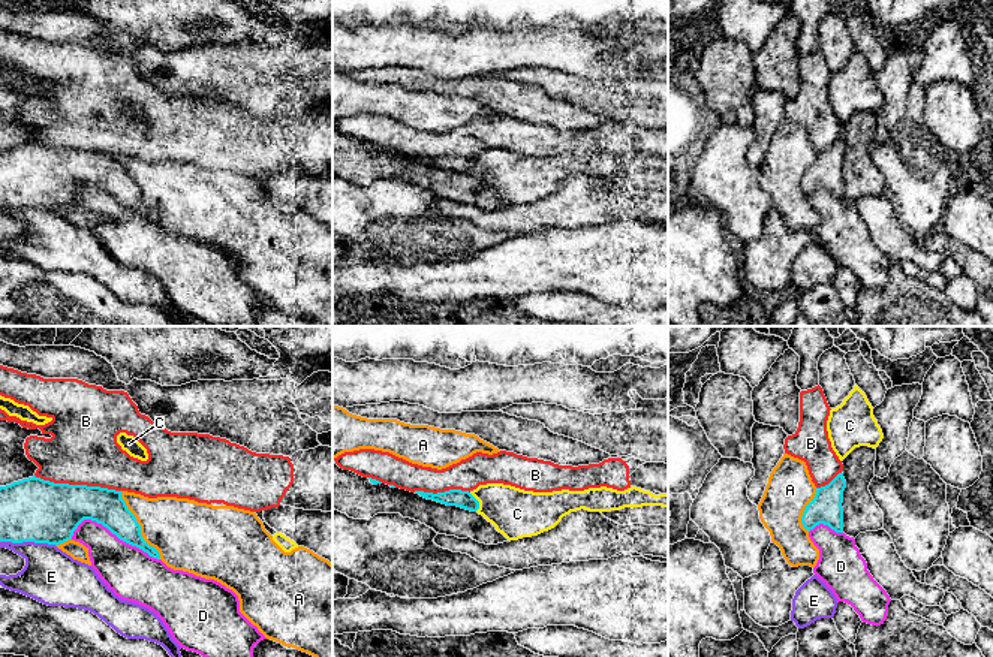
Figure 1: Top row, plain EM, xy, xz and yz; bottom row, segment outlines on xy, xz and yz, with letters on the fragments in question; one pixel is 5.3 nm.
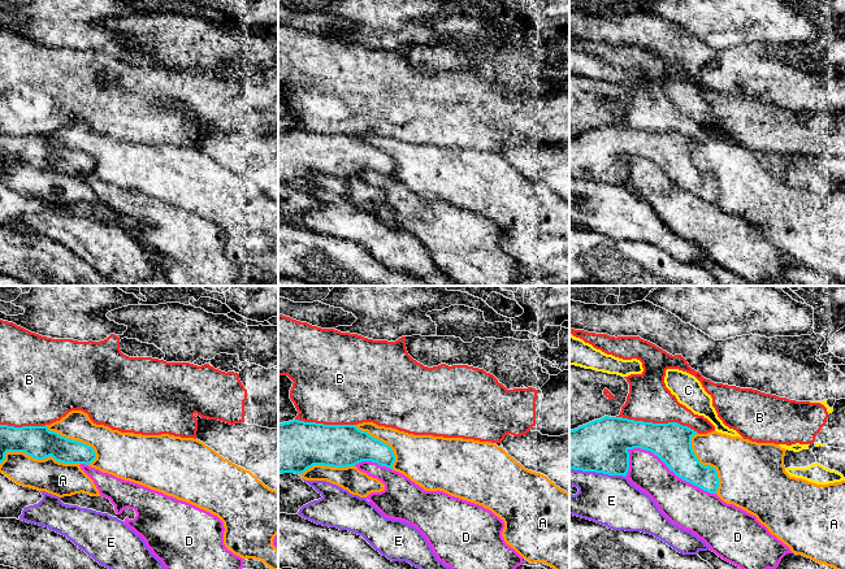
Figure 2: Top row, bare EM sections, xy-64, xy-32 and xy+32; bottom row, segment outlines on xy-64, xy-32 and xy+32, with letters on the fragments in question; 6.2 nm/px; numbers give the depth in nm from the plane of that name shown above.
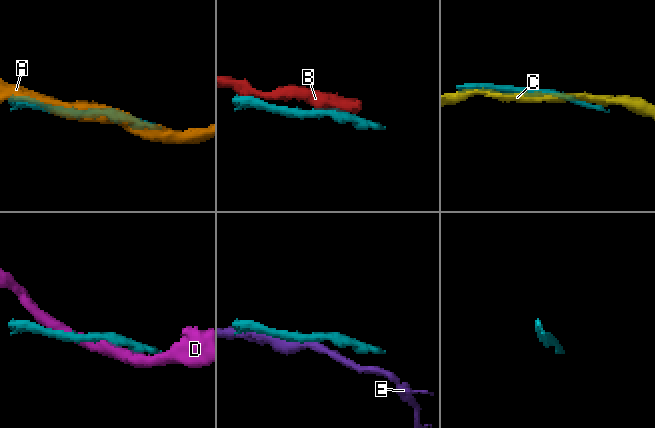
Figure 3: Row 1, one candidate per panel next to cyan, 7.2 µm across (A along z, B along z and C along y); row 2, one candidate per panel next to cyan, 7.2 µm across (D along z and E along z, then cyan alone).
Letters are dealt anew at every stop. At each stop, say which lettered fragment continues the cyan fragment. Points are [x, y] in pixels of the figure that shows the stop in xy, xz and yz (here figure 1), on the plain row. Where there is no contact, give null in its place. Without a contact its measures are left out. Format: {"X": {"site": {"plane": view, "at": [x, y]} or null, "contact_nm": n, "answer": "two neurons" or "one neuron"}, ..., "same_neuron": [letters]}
{"A": {"site": {"plane": "xy", "at": [140, 190]}, "contact_nm": 420, "answer": "two neurons"}, "B": {"site": {"plane": "xy", "at": [78, 150]}, "contact_nm": 480, "answer": "two neurons"}, "C": {"site": {"plane": "xz", "at": [478, 166]}, "contact_nm": 110, "answer": "two neurons"}, "D": {"site": {"plane": "xy", "at": [114, 198]}, "contact_nm": 500, "answer": "two neurons"}, "E": {"site": {"plane": "xy", "at": [27, 205]}, "contact_nm": 300, "answer": "two neurons"}, "same_neuron": []}

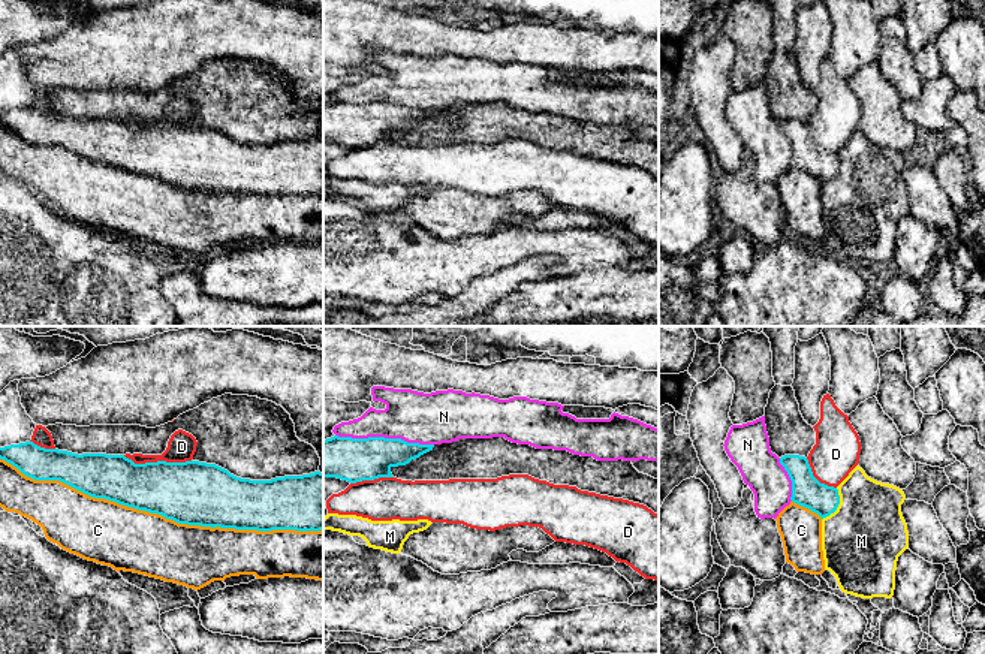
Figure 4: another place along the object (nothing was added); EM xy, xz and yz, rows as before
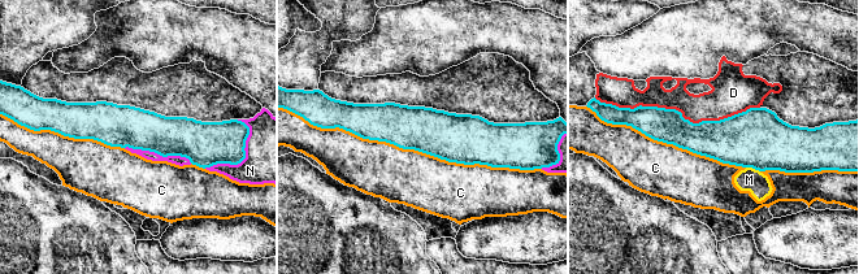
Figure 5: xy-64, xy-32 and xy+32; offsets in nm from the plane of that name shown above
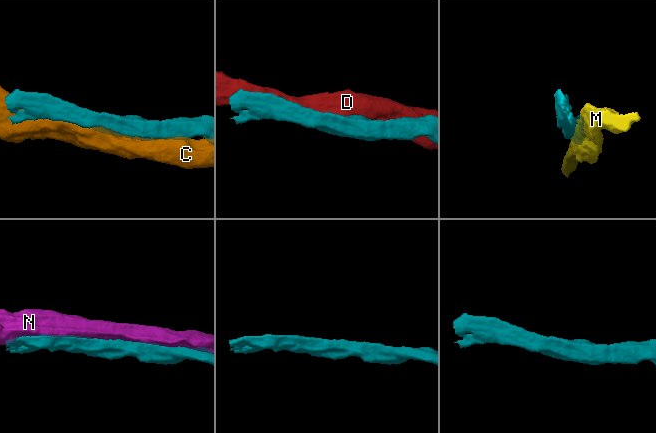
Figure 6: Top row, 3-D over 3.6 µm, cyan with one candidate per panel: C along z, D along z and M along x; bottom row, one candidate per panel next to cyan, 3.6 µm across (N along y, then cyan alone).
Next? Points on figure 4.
{"C": {"site": {"plane": "xy", "at": [162, 180]}, "contact_nm": 1750, "answer": "two neurons"}, "D": {"site": {"plane": "xy", "at": [157, 126]}, "contact_nm": 360, "answer": "two neurons"}, "M": {"site": {"plane": "yz", "at": [837, 171]}, "contact_nm": 190, "answer": "two neurons"}, "N": {"site": {"plane": "xz", "at": [383, 102]}, "contact_nm": 550, "answer": "two neurons"}, "same_neuron": []}

